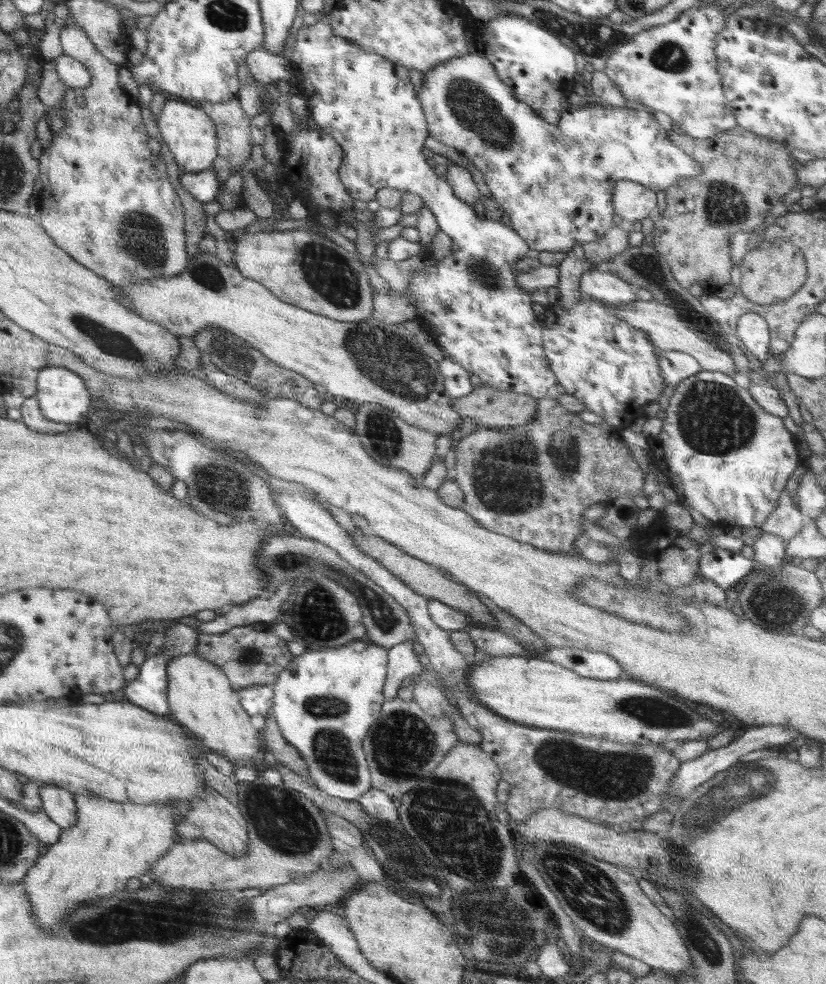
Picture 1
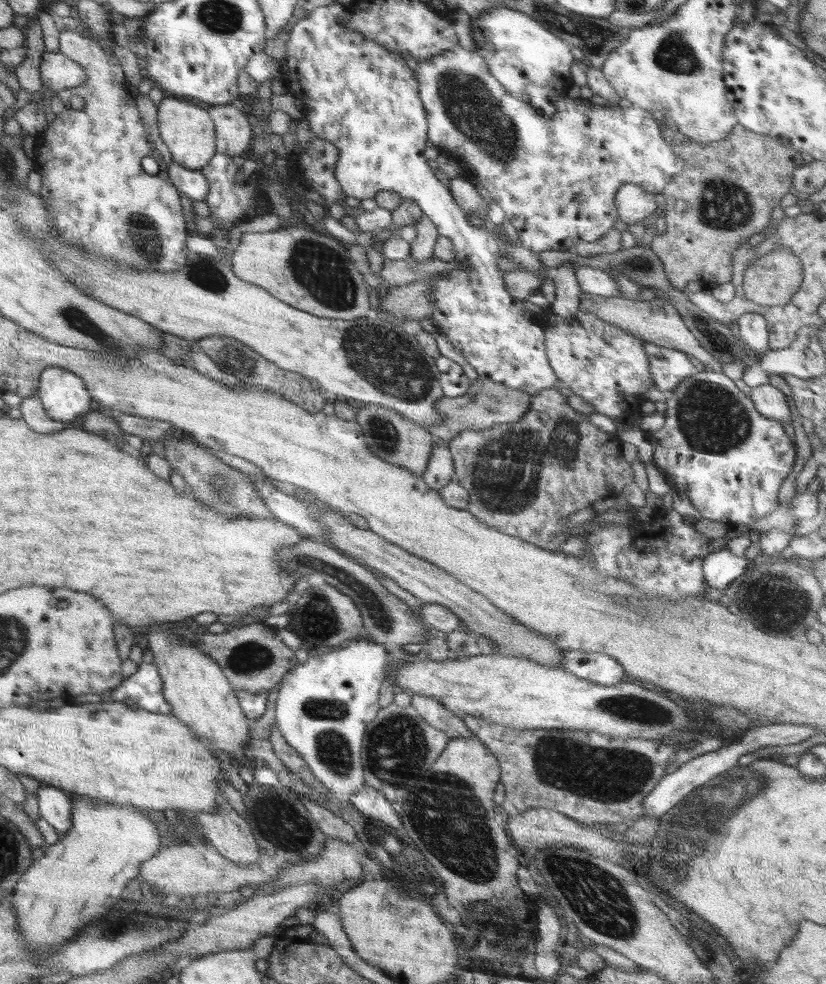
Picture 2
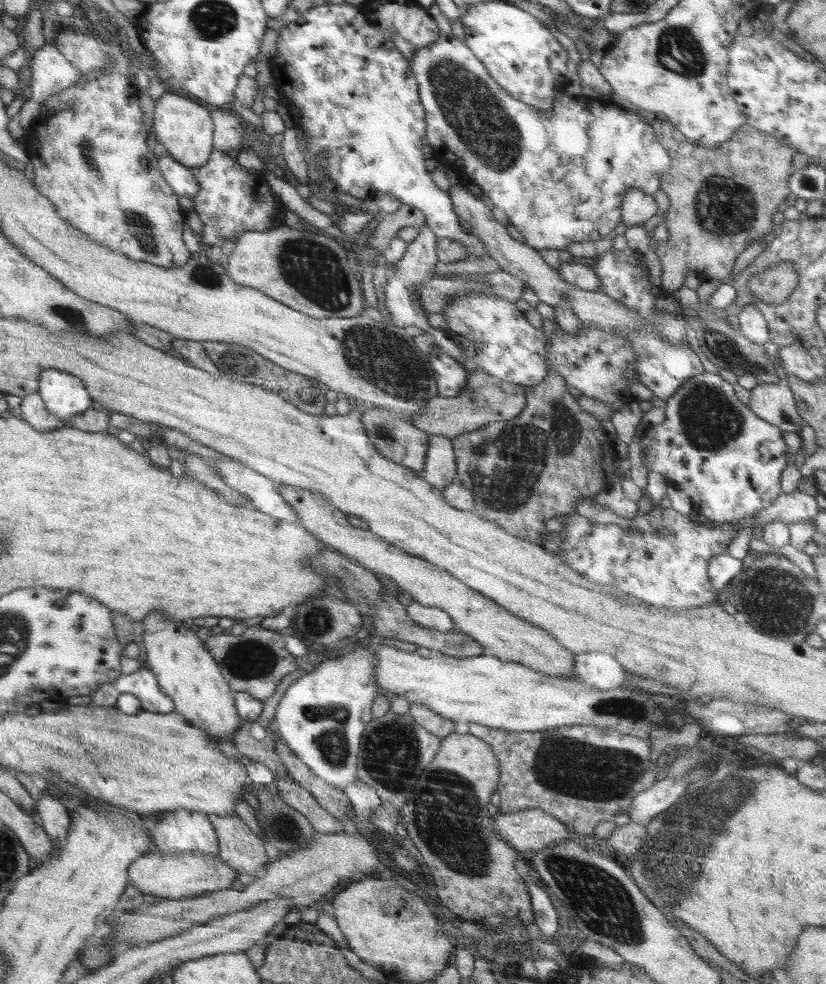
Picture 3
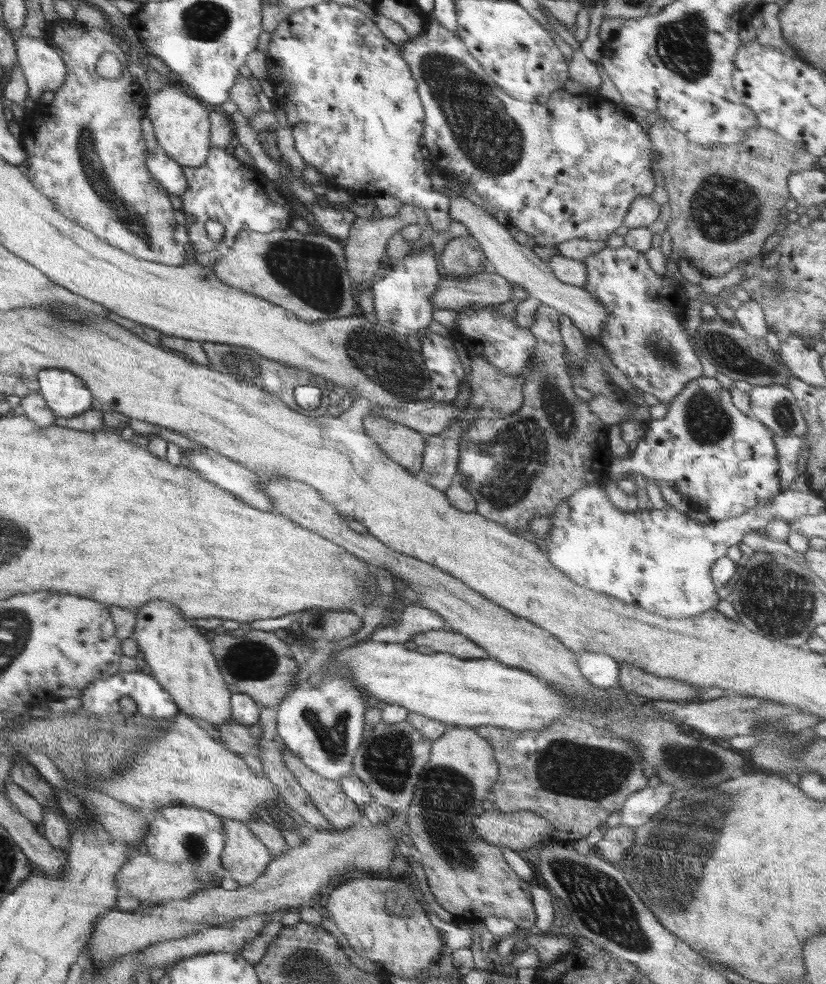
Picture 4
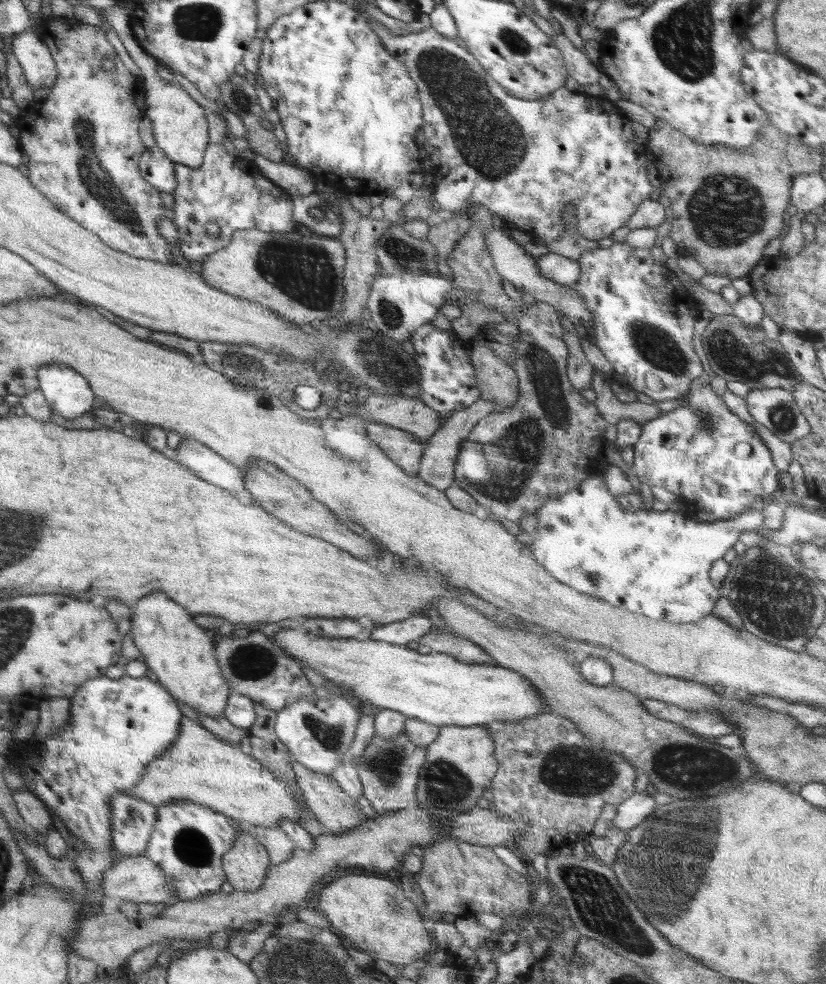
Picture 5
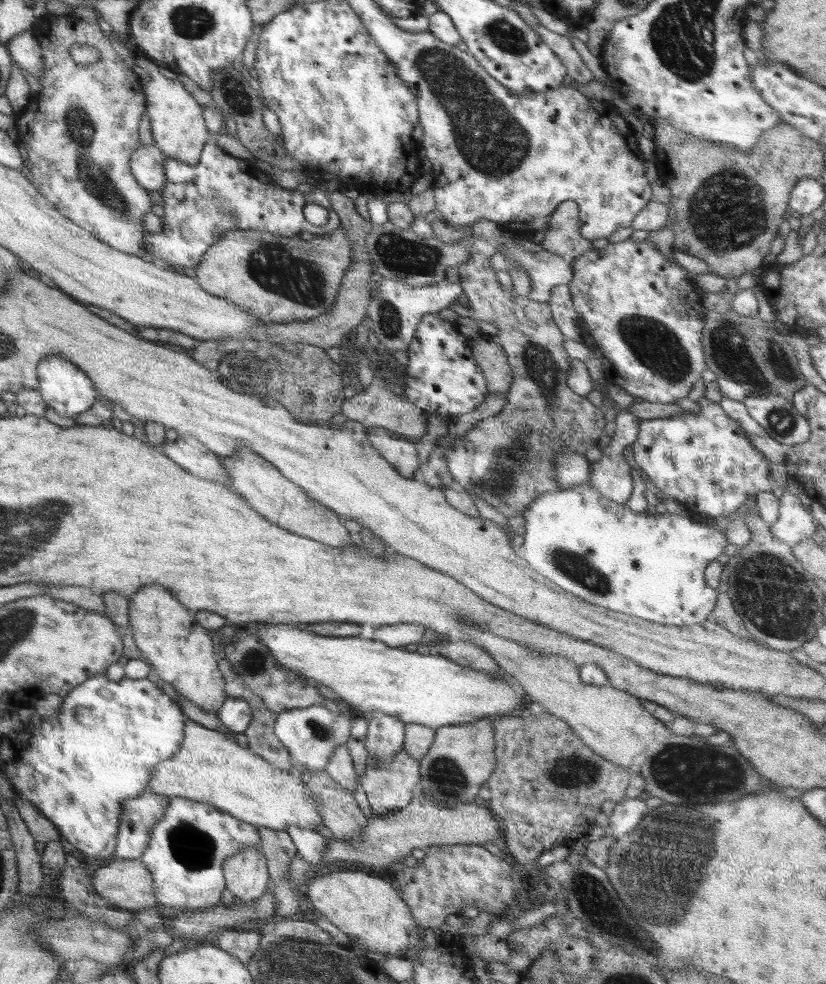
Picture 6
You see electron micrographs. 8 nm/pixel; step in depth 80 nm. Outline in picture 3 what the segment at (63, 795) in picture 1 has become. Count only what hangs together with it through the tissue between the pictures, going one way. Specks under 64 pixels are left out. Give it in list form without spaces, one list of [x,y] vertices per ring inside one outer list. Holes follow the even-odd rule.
[[[50,790],[40,795],[36,810],[42,819],[41,827],[49,836],[49,840],[56,845],[56,848],[62,849],[62,846],[66,846],[68,828],[71,828],[68,810],[60,802],[60,798],[51,795]]]

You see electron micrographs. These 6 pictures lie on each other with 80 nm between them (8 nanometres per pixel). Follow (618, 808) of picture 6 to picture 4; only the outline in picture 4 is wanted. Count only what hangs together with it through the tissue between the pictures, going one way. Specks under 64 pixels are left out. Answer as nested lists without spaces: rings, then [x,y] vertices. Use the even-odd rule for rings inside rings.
[[[669,784],[644,787],[624,801],[620,811],[620,825],[639,827],[646,824],[656,812],[671,801],[675,788]]]

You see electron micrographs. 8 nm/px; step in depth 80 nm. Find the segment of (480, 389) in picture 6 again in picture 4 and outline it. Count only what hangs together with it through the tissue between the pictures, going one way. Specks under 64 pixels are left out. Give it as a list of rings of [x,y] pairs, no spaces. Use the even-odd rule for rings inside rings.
[[[426,332],[418,342],[432,383],[431,400],[452,404],[458,396],[460,384],[466,378],[466,370],[452,345],[451,337]]]

